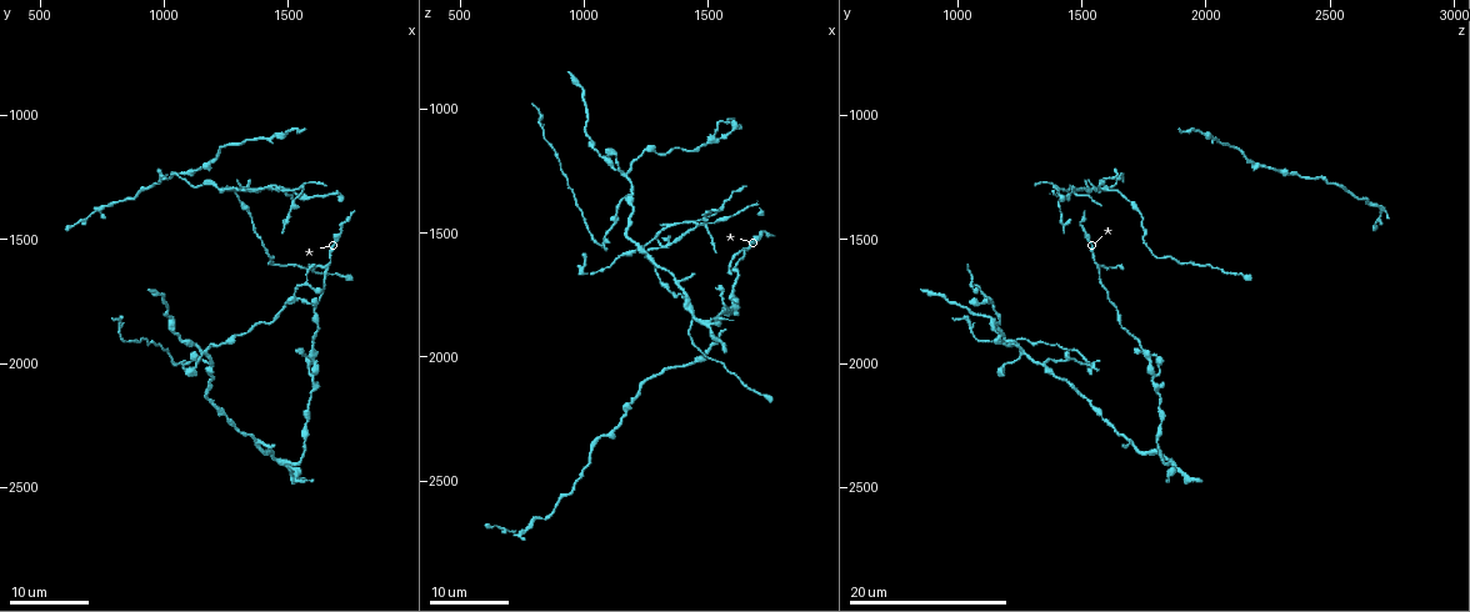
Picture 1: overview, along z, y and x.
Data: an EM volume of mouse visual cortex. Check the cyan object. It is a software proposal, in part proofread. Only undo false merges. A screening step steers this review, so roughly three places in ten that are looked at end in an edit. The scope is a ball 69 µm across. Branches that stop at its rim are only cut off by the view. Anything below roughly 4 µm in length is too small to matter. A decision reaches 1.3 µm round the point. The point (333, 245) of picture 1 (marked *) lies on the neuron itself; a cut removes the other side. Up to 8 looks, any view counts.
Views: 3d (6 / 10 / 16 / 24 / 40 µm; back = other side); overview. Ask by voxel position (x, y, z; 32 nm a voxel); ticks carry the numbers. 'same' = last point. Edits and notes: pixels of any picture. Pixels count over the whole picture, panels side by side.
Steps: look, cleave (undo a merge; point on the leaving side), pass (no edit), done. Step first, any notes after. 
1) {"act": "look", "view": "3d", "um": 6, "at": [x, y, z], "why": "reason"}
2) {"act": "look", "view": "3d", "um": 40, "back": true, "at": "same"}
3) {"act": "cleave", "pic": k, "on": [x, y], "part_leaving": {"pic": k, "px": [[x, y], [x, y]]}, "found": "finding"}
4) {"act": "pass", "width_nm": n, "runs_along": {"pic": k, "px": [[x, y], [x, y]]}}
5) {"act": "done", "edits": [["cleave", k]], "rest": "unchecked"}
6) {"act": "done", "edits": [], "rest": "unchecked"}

{"act": "look", "view": "3d", "um": 24, "at": [1080, 2020, 1560], "why": "abrupt turn"}

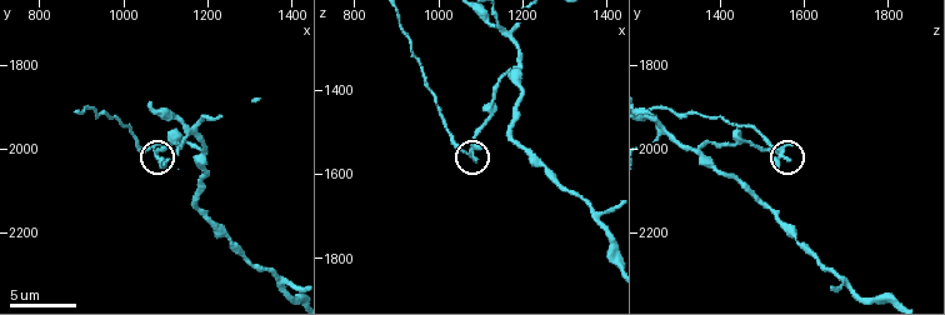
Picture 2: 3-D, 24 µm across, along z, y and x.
{"act": "look", "view": "3d", "um": 6, "at": [1080, 2000, 1540]}

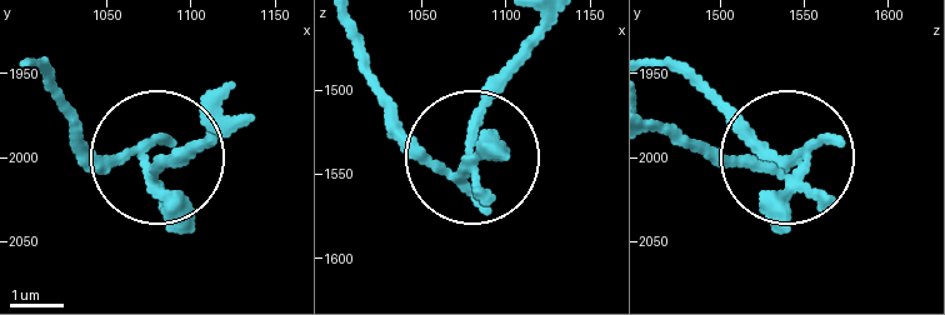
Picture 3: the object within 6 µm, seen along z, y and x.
{"act": "cleave", "pic": 3, "on": [80, 150], "part_leaving": {"pic": 3, "px": [[459, 160], [418, 146], [346, 26]]}, "found": "two neurons meet here"}

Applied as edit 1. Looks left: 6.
{"act": "look", "view": "overview"}

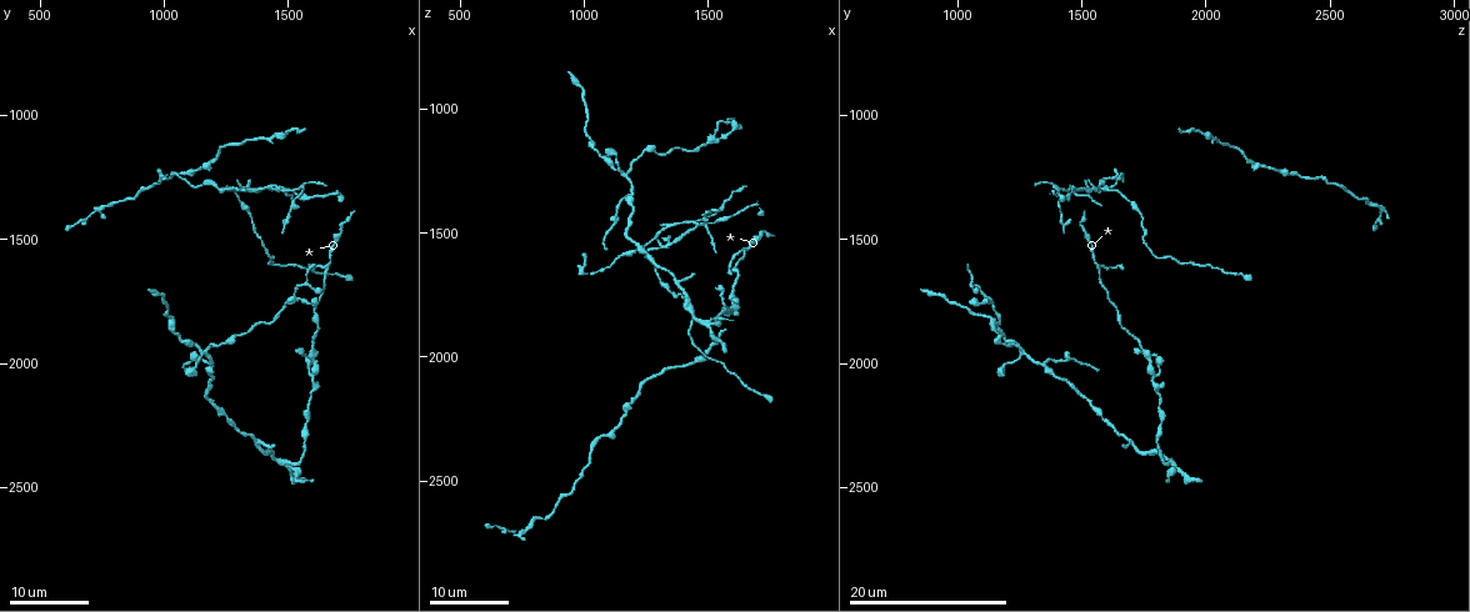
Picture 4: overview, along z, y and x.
{"act": "look", "view": "3d", "um": 16, "at": [1160, 1950, 1260], "why": "four or more arms meet"}

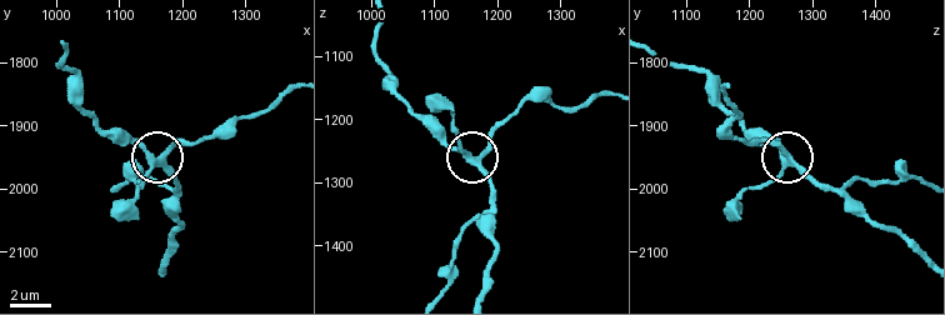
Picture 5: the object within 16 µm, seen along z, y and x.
{"act": "look", "view": "3d", "um": 6, "at": [1175, 1945, 1260]}

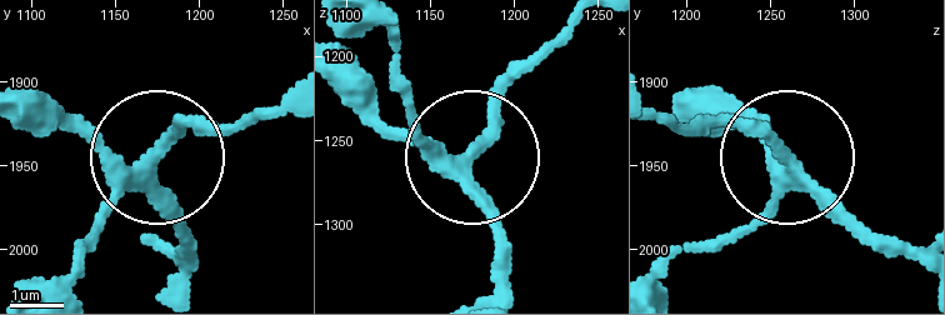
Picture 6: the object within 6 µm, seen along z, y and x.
{"act": "pass", "side_arm_um": 20, "arms": 4, "found": "all the same neuron"}

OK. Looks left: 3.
{"act": "look", "view": "3d", "um": 24, "at": [1470, 1290, 1440], "why": "four arms meet"}

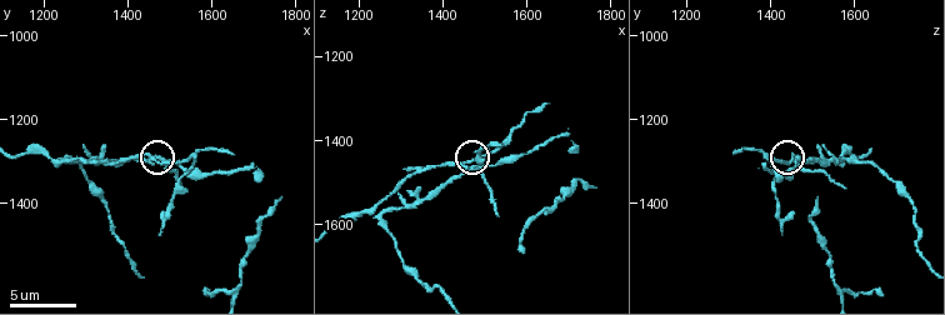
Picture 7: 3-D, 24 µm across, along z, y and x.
{"act": "look", "view": "3d", "um": 10, "at": [1460, 1290, 1450], "why": "zoom in"}

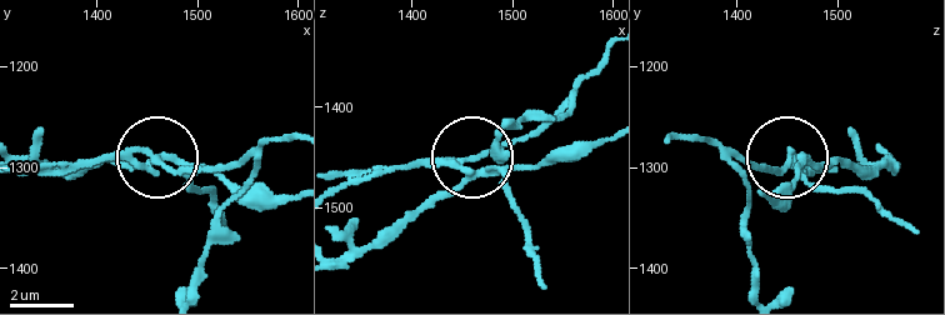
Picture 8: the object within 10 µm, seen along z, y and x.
{"act": "cleave", "pic": 8, "on": [146, 151], "width_nm": 200, "found": "a second neuron is stuck on"}

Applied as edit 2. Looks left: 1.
{"act": "look", "view": "3d", "um": 6, "at": [1260, 1300, 1615]}

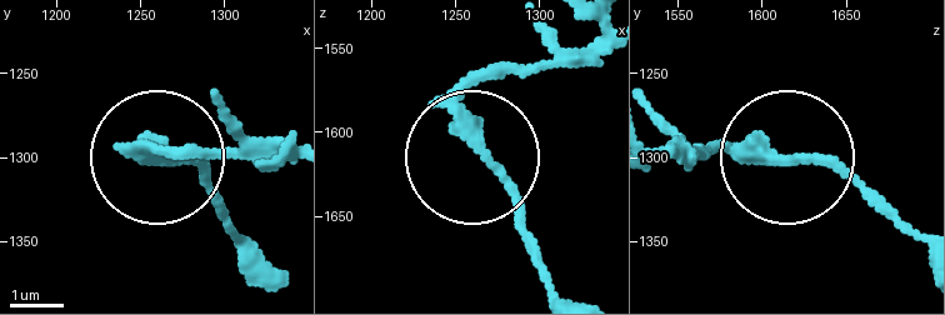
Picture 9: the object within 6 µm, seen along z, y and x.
{"act": "cleave", "pic": 9, "on": [495, 173], "part_leaving": {"pic": 9, "px": [[451, 106], [550, 290]]}, "found": "a second neuron is stuck on"}

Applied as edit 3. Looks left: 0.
{"act": "done", "edits": [["cleave", 3], ["cleave", 8], ["cleave", 9]], "rest": "unchecked"}

